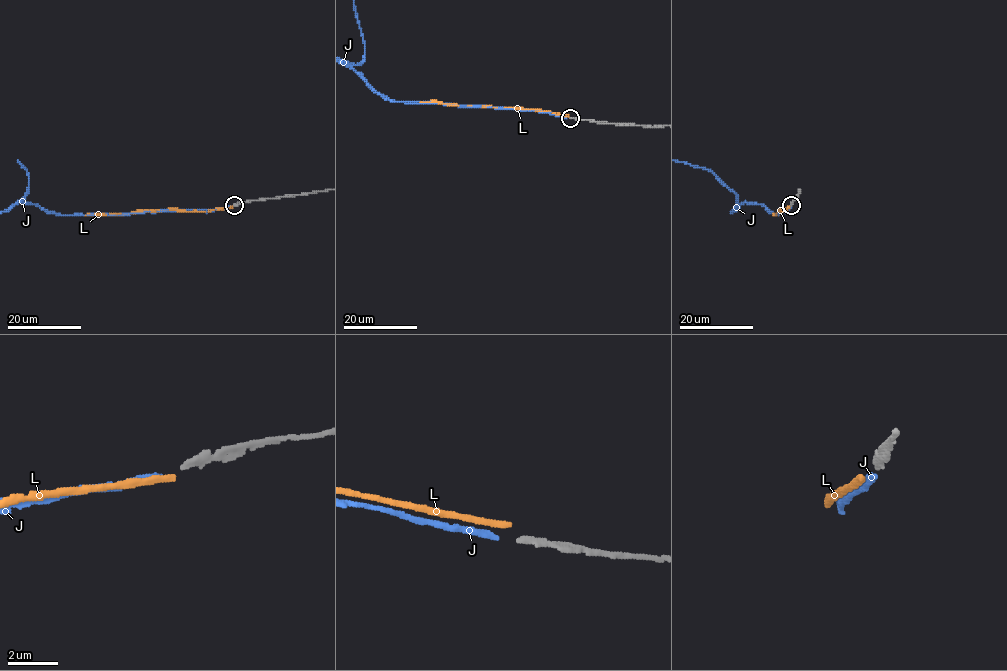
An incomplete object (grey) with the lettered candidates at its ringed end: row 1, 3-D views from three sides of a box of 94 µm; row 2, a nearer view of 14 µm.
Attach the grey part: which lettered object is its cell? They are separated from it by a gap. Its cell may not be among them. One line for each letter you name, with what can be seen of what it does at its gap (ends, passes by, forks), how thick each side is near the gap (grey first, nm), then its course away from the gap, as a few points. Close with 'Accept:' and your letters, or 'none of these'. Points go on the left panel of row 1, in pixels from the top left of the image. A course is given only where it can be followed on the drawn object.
J: it ends | 260/200 nm
Accept: J

